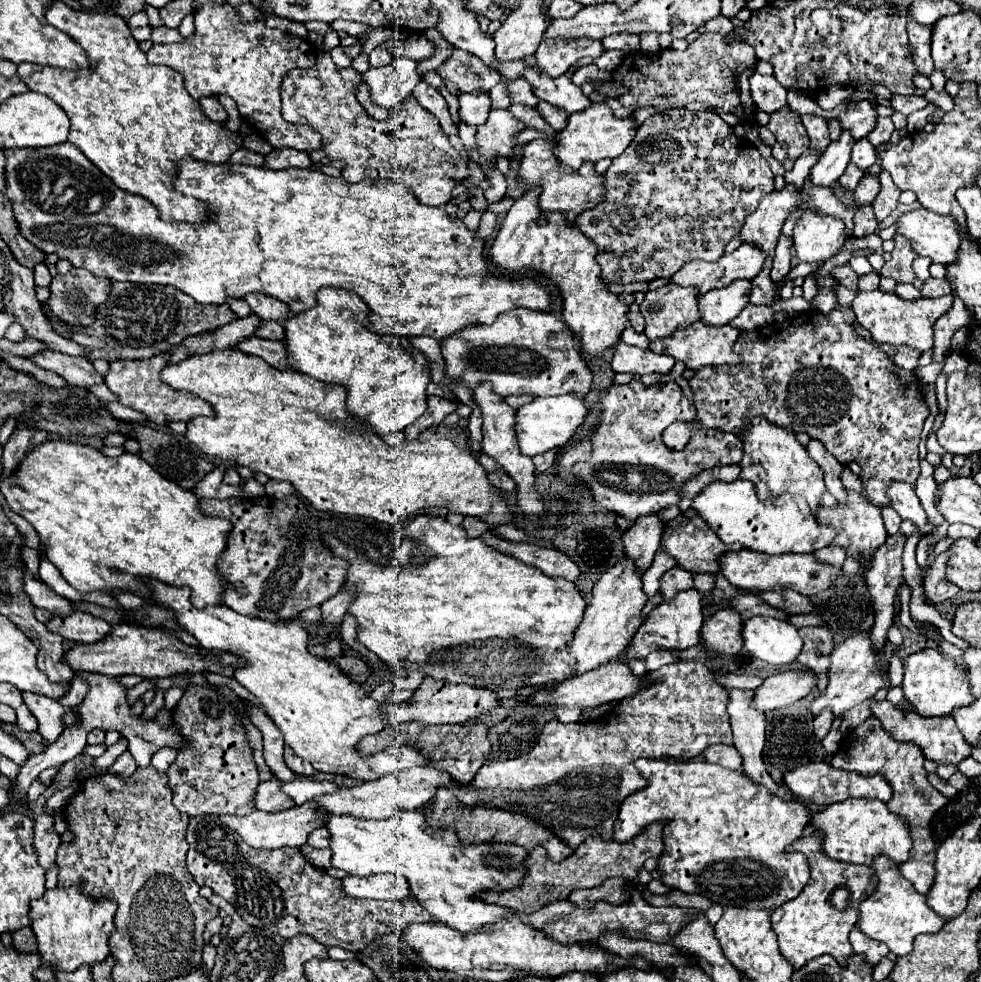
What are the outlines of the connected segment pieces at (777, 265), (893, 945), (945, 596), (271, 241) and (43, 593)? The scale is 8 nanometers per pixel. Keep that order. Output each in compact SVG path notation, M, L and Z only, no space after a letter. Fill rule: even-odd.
M780 236L776 254L774 254L774 262L772 262L772 270L770 270L770 278L774 284L784 280L786 274L790 272L790 248L792 248L792 240L786 236Z
M888 856L874 858L874 870L880 882L876 886L876 892L860 904L858 926L866 936L884 942L896 956L904 956L912 952L912 942L918 934L936 934L942 930L946 920L938 916L932 908L928 908L926 896L916 892L912 882L908 882L900 874L898 864L892 858Z
M942 552L930 564L930 572L924 578L926 598L932 604L942 604L942 602L950 600L958 592L956 584L952 584L952 582L946 580L946 566L948 566L948 552Z
M64 142L60 146L48 146L48 148L14 148L6 154L6 198L12 202L18 228L26 240L30 240L36 248L40 248L44 254L58 254L58 258L66 258L76 268L86 268L98 276L106 276L110 280L120 282L136 282L136 284L170 284L180 290L184 290L188 296L192 296L200 304L222 304L228 298L244 298L248 292L262 292L268 296L274 296L290 306L292 312L304 312L308 308L314 308L316 294L320 288L334 286L334 288L346 288L354 290L370 308L370 330L376 334L396 334L396 336L432 336L438 342L446 340L454 332L470 326L470 324L492 324L500 314L510 312L514 308L528 308L538 312L550 312L552 310L552 296L550 292L534 282L532 278L498 278L494 274L488 274L486 258L484 258L484 240L476 236L476 232L468 230L460 218L450 218L444 210L444 206L426 206L420 204L412 190L408 190L404 184L392 182L392 180L364 180L358 184L346 182L342 176L332 178L322 174L320 170L308 168L288 168L288 170L268 170L268 168L256 168L256 166L242 166L242 164L206 164L198 162L194 158L184 158L178 168L176 176L176 188L198 200L208 202L212 208L212 220L206 224L188 224L188 222L164 222L158 218L158 210L142 196L132 196L130 192L124 192L112 184L108 176L104 176L74 144Z
M30 574L24 576L24 590L30 594L32 604L36 608L44 608L44 610L48 610L48 612L52 612L56 616L68 616L68 614L74 612L70 600L62 598L48 584L44 584L42 580L36 580Z

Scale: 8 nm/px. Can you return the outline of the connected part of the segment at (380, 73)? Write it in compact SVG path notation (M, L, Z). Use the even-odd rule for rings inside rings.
M404 56L392 58L388 66L368 70L362 78L370 84L372 102L388 110L394 110L402 100L406 100L422 80L418 74L418 62Z

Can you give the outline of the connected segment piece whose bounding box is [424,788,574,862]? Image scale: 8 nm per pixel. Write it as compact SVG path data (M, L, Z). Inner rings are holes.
M440 788L434 804L424 812L428 816L428 824L432 826L454 826L458 828L458 836L460 840L464 840L464 844L476 844L476 842L512 842L518 846L524 846L526 850L532 850L536 846L544 846L550 854L550 858L554 862L560 862L564 858L568 858L574 850L568 848L568 844L564 844L552 830L544 828L542 824L528 820L526 816L520 816L516 812L508 812L508 810L492 810L486 806L462 806L454 794L450 794L446 788Z

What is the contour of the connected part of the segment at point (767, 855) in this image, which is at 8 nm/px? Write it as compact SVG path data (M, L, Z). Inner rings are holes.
M636 760L636 768L650 782L648 788L628 796L622 802L618 820L614 824L614 840L628 842L644 826L652 822L666 822L663 830L664 851L658 868L664 874L662 882L686 894L702 894L710 902L722 906L744 906L772 912L780 904L794 900L810 880L810 866L804 854L786 852L799 839L810 822L808 804L802 800L784 800L768 792L762 784L748 780L740 770L728 770L710 762L664 762L664 760Z

